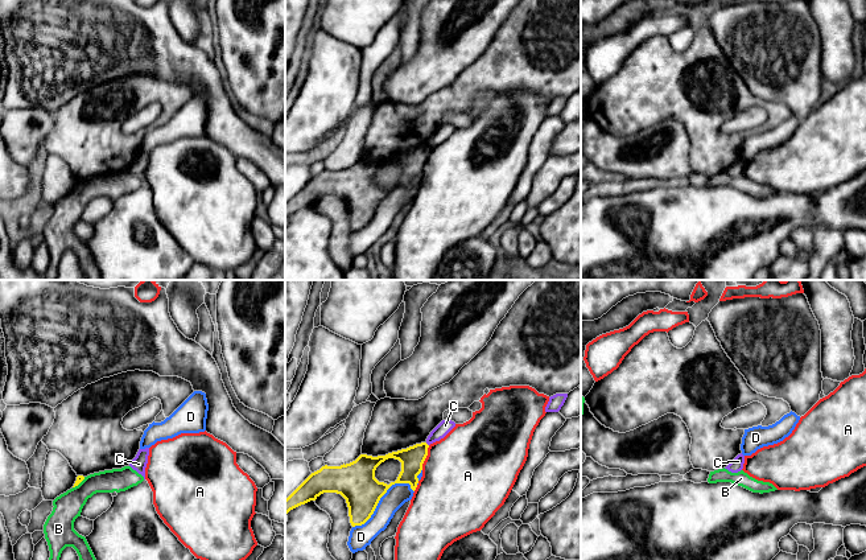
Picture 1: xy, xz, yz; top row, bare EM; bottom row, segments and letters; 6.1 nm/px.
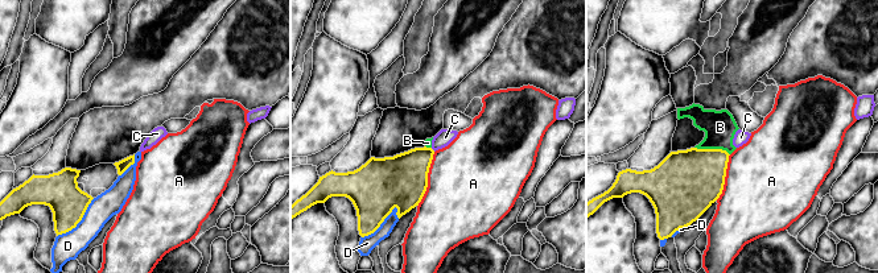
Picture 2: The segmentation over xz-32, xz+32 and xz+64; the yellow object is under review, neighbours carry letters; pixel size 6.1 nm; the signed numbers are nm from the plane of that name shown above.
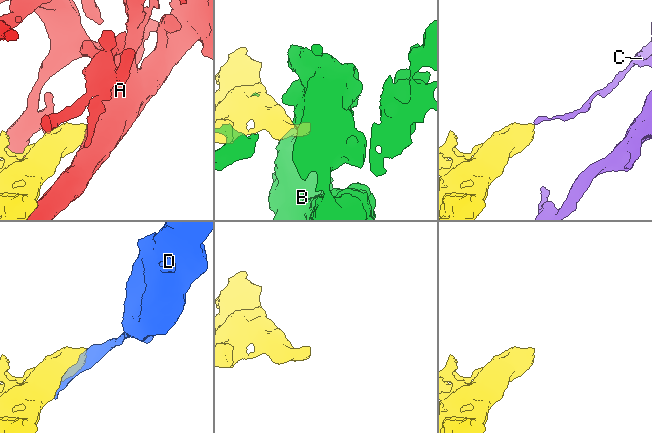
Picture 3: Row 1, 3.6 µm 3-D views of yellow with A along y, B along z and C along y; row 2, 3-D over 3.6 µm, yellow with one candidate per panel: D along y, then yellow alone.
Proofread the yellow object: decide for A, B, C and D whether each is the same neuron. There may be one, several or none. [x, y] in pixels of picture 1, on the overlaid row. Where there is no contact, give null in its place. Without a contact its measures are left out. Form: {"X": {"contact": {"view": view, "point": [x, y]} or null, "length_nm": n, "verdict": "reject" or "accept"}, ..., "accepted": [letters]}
{"A": {"contact": {"view": "xz", "point": [425, 457]}, "length_nm": 160, "verdict": "reject"}, "B": {"contact": {"view": "xy", "point": [78, 484]}, "length_nm": 100, "verdict": "reject"}, "C": {"contact": {"view": "xz", "point": [427, 444]}, "length_nm": 30, "verdict": "reject"}, "D": {"contact": {"view": "xz", "point": [379, 499]}, "length_nm": 440, "verdict": "reject"}, "accepted": []}

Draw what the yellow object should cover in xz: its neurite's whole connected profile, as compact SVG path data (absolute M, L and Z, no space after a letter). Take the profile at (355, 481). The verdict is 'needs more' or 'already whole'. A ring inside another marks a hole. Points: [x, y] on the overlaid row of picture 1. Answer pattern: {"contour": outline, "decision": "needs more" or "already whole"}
{"contour": "M421 442L385 456L360 454L355 461L341 466L325 465L312 473L285 499L285 514L301 505L316 501L323 493L337 493L346 499L351 526L362 526L371 518L380 498L392 485L409 483L411 489L416 490L417 475L422 470L428 448L426 442ZM388 458L401 462L397 479L389 485L375 478L376 468Z", "decision": "already whole"}

